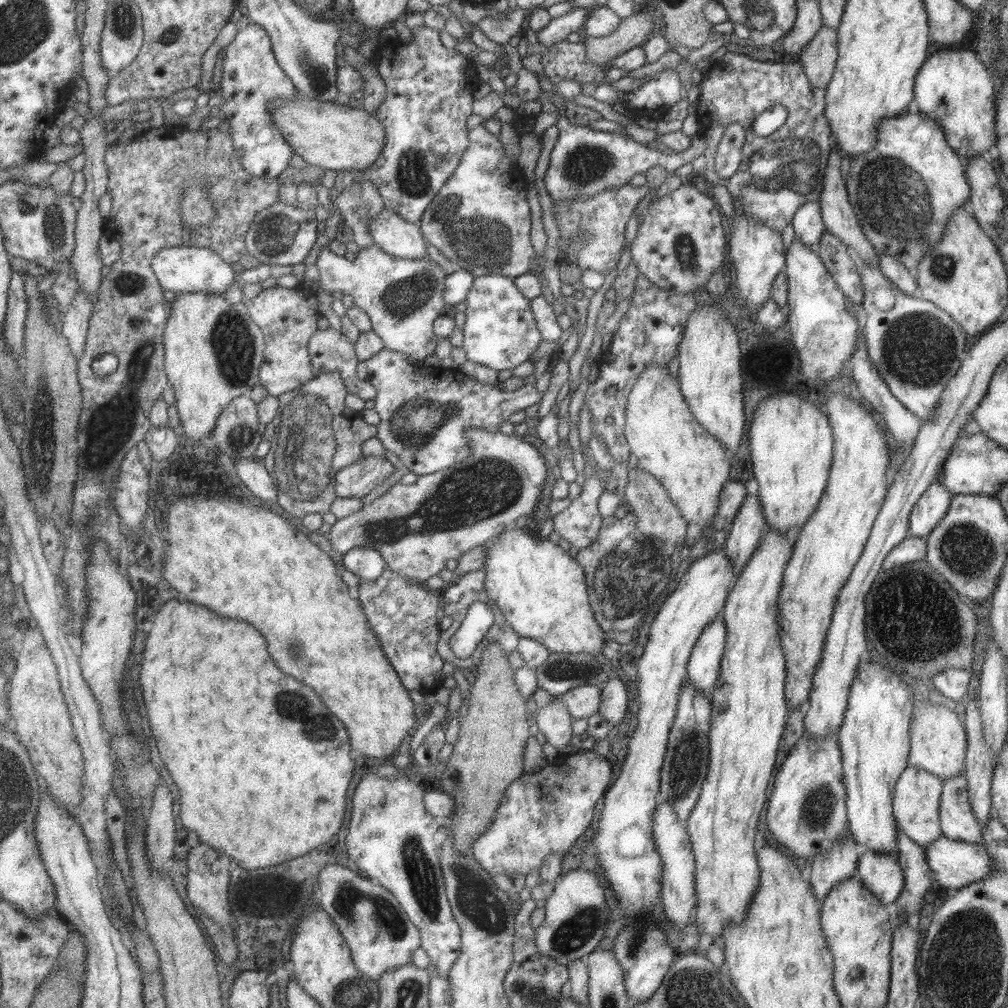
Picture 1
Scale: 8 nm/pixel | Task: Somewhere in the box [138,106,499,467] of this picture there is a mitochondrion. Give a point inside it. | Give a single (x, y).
(233, 341)

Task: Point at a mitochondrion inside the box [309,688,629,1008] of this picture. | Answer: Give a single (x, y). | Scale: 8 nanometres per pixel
(348, 896)

